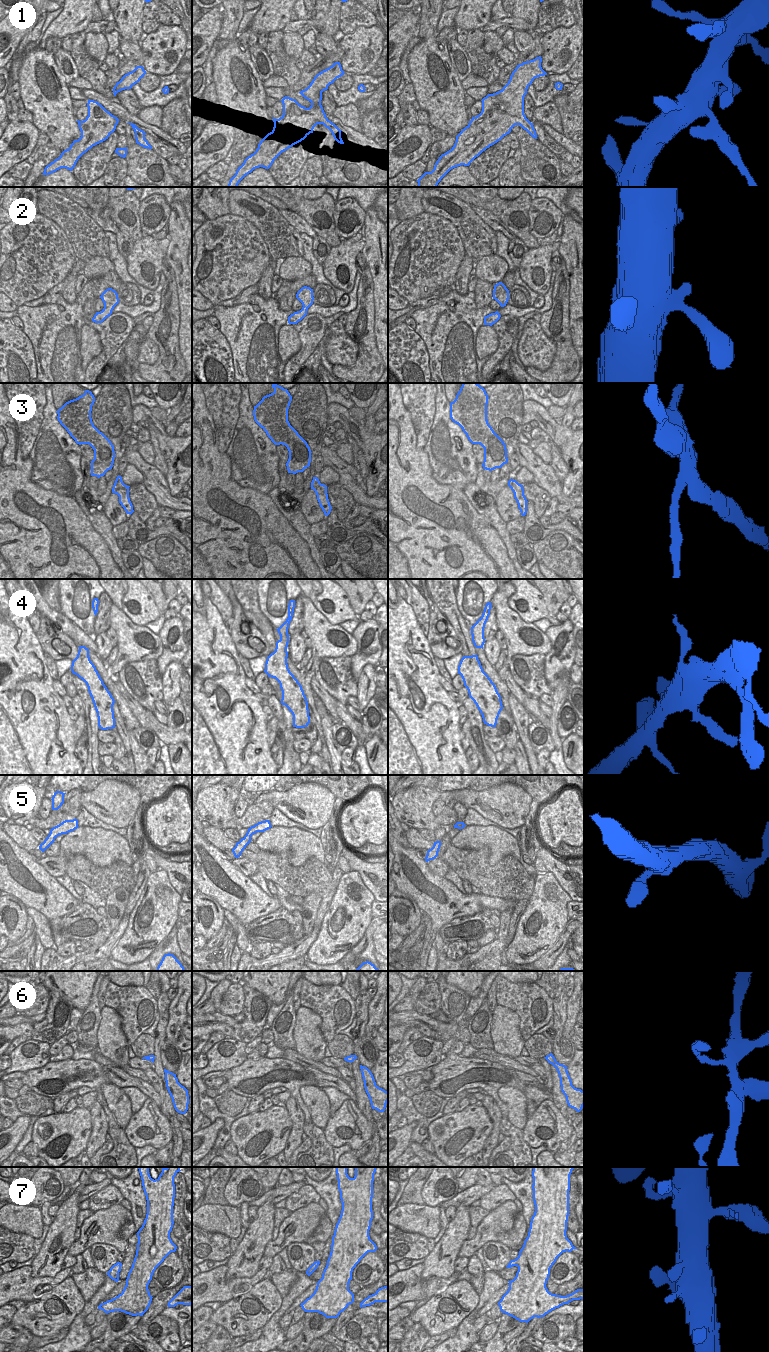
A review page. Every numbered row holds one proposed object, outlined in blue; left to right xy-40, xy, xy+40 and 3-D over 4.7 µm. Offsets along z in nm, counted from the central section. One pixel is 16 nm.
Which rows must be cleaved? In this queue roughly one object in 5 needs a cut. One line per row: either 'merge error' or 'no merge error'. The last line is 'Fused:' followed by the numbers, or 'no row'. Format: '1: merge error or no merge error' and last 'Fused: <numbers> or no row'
1: no merge error
2: no merge error
3: merge error
4: no merge error
5: no merge error
6: no merge error
7: no merge error
Fused: 3

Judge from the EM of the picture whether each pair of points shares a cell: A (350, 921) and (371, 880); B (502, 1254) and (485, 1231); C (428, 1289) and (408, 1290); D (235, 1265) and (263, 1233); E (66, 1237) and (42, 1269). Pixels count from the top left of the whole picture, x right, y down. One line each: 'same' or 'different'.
A: different
B: different
C: same
D: same
E: same

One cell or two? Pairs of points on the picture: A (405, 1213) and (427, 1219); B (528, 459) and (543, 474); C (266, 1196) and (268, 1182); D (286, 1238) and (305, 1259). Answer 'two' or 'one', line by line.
A: one
B: one
C: two
D: two

